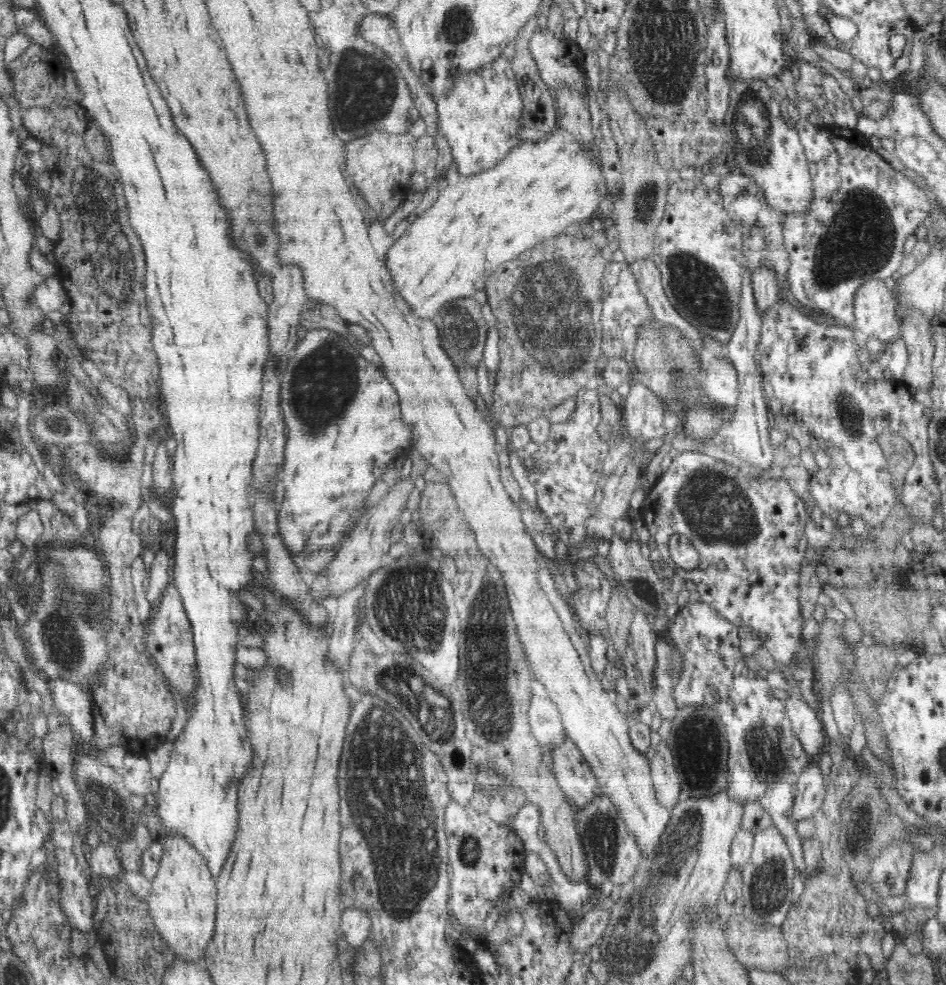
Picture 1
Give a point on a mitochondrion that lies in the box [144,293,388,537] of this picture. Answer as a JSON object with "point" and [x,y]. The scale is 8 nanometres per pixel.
{"point":[323,384]}

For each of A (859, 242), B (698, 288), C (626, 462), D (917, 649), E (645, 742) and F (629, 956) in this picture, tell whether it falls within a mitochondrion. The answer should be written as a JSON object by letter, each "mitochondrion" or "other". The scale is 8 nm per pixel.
{"A":"mitochondrion","B":"mitochondrion","C":"other","D":"other","E":"other","F":"mitochondrion"}

